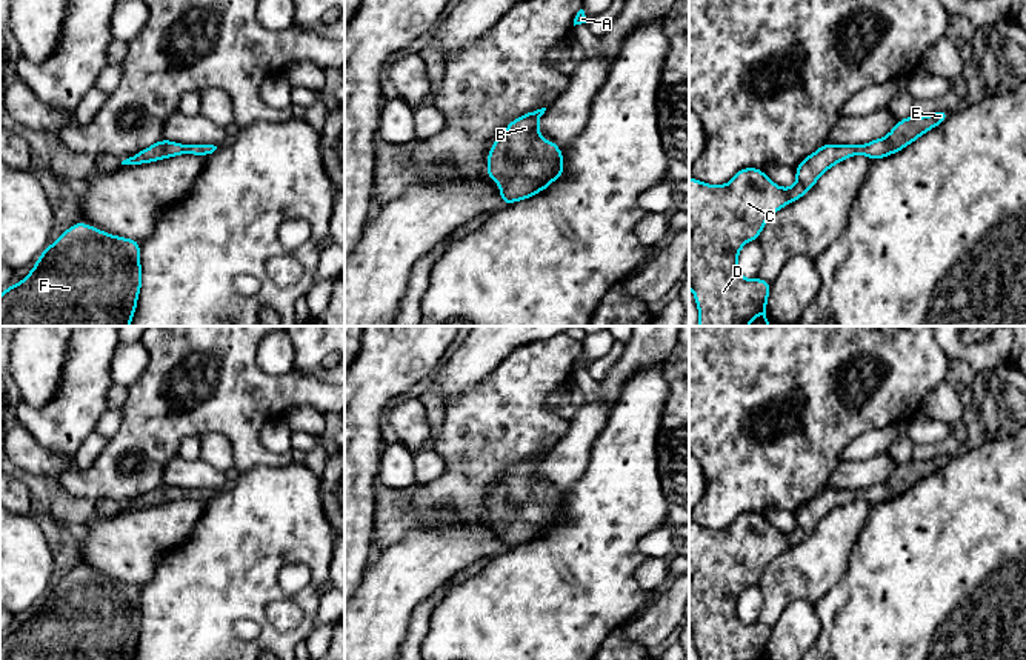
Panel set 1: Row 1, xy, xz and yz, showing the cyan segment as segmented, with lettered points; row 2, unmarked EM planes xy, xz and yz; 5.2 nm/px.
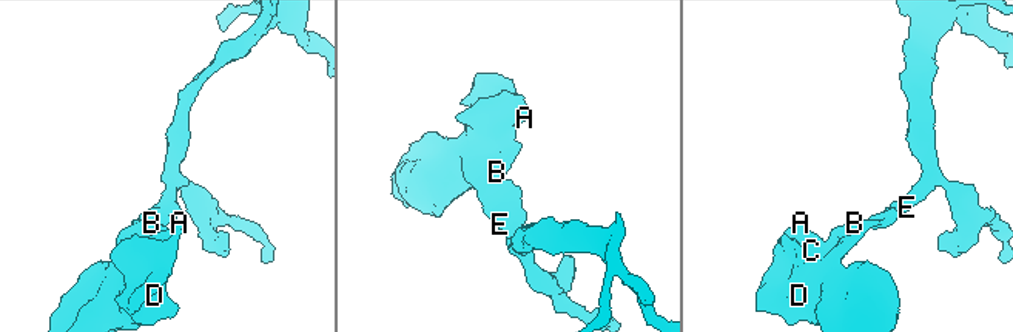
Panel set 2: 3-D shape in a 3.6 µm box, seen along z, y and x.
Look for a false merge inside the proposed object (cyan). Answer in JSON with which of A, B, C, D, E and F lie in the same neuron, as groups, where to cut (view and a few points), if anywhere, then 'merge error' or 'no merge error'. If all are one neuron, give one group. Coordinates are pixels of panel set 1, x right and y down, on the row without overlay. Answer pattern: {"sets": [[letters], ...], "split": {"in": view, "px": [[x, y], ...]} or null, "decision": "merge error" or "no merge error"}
{"sets": [["A", "B", "C", "D", "E", "F"]], "split": null, "decision": "no merge error"}

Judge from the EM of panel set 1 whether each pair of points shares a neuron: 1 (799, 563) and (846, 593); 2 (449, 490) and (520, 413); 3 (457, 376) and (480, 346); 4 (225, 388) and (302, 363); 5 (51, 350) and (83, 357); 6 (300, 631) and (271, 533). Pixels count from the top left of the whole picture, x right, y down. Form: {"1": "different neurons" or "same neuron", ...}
{"1": "different neurons", "2": "same neuron", "3": "same neuron", "4": "different neurons", "5": "different neurons", "6": "same neuron"}

